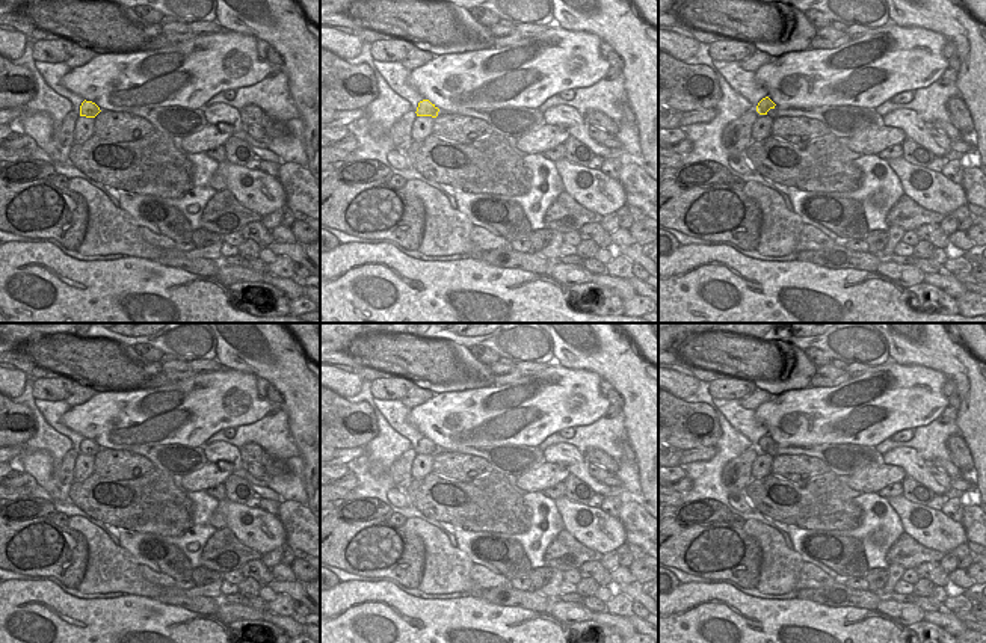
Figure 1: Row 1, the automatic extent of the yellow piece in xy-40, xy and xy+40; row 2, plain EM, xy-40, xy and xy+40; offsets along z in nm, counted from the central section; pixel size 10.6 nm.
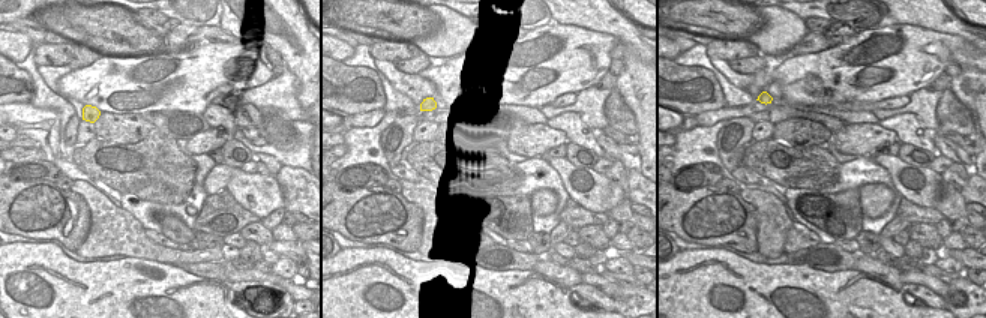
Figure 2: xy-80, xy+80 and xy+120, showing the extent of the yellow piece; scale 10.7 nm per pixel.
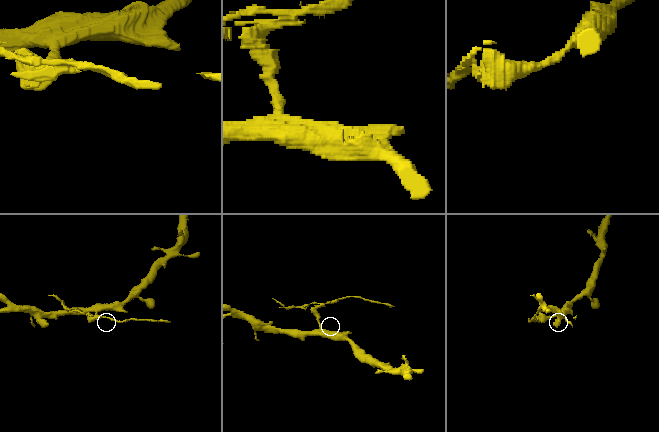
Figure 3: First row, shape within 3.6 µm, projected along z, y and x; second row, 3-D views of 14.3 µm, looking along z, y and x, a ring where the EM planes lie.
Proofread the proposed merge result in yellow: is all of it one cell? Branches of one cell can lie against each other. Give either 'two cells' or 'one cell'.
two cells

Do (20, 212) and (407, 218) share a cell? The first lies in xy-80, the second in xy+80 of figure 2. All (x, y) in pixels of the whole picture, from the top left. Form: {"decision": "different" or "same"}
{"decision": "same"}

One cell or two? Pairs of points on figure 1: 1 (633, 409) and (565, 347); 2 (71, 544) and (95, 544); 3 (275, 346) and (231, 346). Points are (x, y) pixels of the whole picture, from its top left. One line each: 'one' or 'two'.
1: one
2: two
3: one

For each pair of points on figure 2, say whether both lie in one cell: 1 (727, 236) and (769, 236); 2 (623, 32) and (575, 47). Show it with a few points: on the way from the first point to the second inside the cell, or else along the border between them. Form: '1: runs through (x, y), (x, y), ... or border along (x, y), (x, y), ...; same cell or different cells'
1: border along (748, 201), (755, 210), (758, 251); different cells
2: border along (577, 26), (611, 33), (620, 42); different cells

